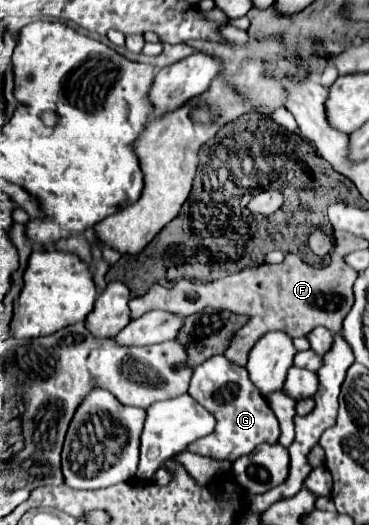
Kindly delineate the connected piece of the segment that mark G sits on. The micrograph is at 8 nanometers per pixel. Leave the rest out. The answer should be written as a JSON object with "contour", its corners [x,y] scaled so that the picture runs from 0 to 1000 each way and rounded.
{"contour":[[[604,674],[577,678],[556,686],[545,697],[528,701],[512,750],[556,773],[588,800],[583,823],[572,830],[556,830],[512,850],[512,861],[572,869],[588,876],[642,876],[648,869],[680,865],[691,850],[724,842],[745,846],[756,838],[756,804],[718,766],[713,750],[696,747],[696,735],[675,724],[675,709],[659,697],[642,697],[621,690]]]}

